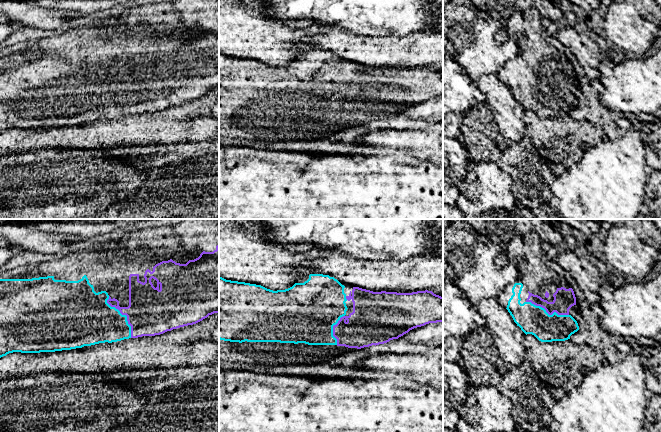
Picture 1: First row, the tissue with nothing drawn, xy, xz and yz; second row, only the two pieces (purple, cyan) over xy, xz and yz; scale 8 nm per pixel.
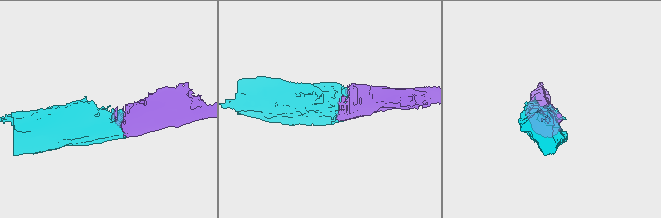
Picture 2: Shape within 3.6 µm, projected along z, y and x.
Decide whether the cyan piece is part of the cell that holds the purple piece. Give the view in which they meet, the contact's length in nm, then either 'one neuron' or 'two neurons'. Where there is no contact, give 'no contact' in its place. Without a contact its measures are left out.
xy | 380 nm | one neuron

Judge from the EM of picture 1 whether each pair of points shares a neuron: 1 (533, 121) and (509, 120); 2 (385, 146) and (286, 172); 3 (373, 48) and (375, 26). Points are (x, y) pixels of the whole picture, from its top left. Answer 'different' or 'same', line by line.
1: different
2: different
3: different

